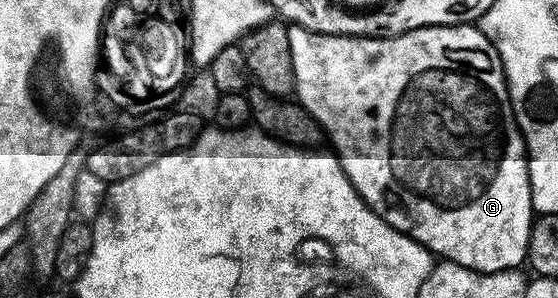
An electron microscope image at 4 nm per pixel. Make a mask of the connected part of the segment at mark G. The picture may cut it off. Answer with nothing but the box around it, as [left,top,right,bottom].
[287,23,536,275]

